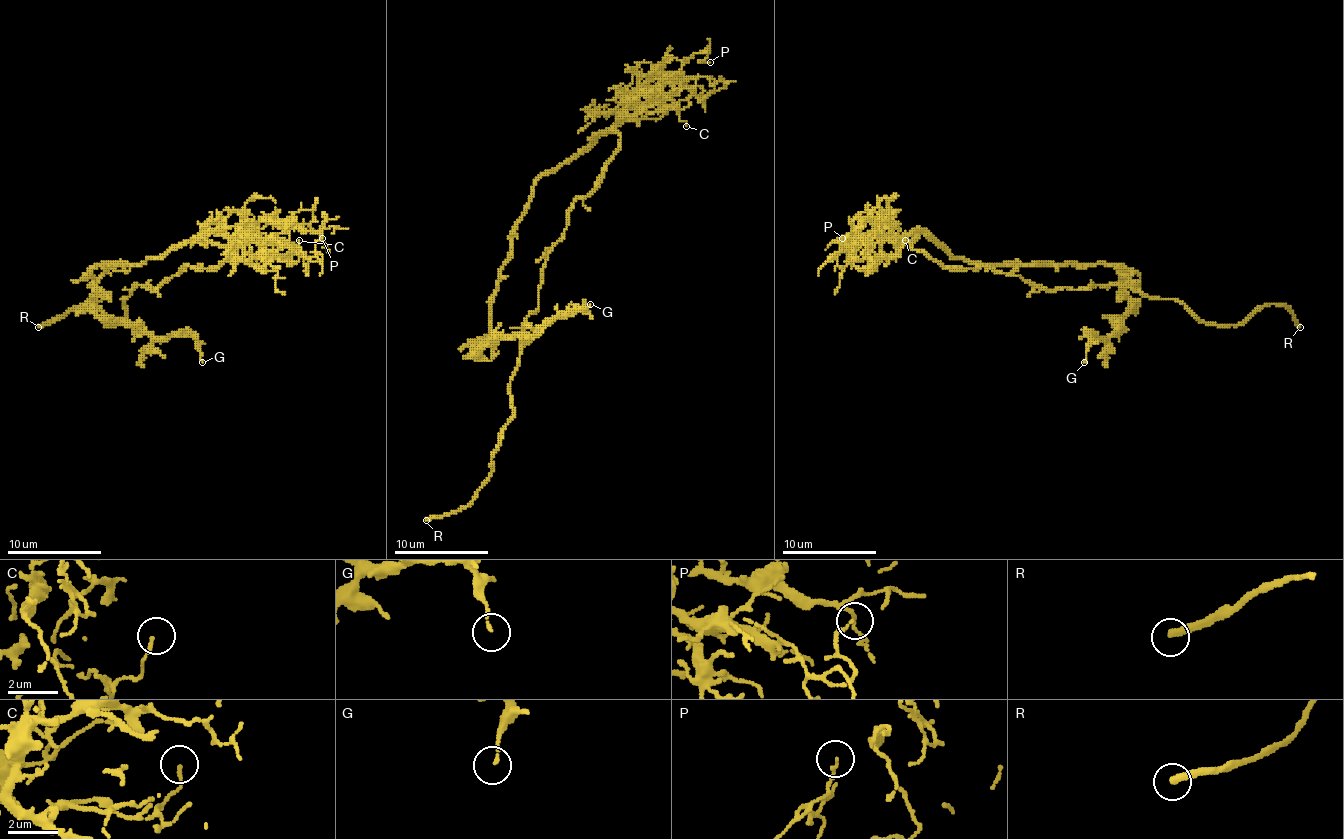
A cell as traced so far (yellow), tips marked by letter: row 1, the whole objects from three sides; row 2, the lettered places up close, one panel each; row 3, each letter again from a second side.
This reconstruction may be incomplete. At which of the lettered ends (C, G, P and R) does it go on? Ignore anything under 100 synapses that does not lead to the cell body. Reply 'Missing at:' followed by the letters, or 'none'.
Missing at: R

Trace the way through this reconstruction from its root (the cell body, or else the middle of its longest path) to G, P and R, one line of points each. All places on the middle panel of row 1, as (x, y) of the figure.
G: (618, 144), (613, 130), (602, 130), (536, 182), (480, 349), (494, 339), (531, 337), (557, 316), (590, 304)
P: (618, 144), (613, 130), (595, 135), (625, 112), (642, 86), (672, 76), (696, 53), (710, 62)
R: (618, 144), (548, 255), (491, 473), (465, 506), (426, 520)

